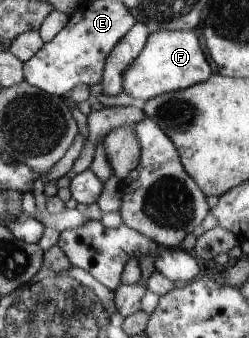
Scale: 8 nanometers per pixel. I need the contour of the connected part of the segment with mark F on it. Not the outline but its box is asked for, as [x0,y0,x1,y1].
[122,30,213,103]

